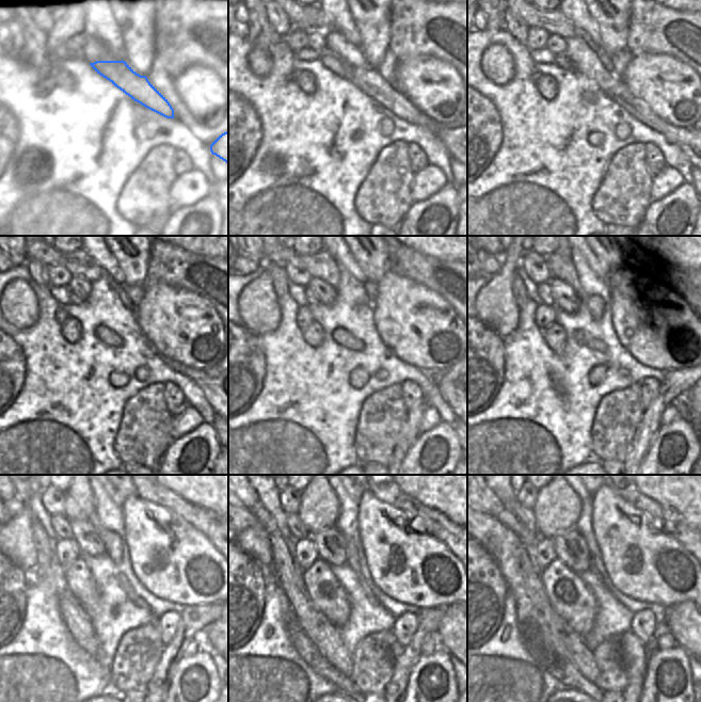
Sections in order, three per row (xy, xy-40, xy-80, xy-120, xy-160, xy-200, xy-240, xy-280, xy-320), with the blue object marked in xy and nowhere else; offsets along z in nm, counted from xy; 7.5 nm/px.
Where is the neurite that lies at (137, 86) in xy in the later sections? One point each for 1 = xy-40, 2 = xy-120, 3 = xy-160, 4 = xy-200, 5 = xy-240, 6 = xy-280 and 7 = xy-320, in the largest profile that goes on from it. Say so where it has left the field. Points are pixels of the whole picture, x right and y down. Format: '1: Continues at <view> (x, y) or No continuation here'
1: Continues at xy-40 (368, 80)
2: Continues at xy-120 (206, 383)
3: Continues at xy-160 (445, 388)
4: Continues at xy-200 (684, 398)
5: Continues at xy-240 (62, 527)
6: Continues at xy-280 (296, 527)
7: Continues at xy-320 (525, 515).

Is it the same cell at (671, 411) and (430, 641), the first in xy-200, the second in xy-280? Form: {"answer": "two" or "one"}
{"answer": "one"}

